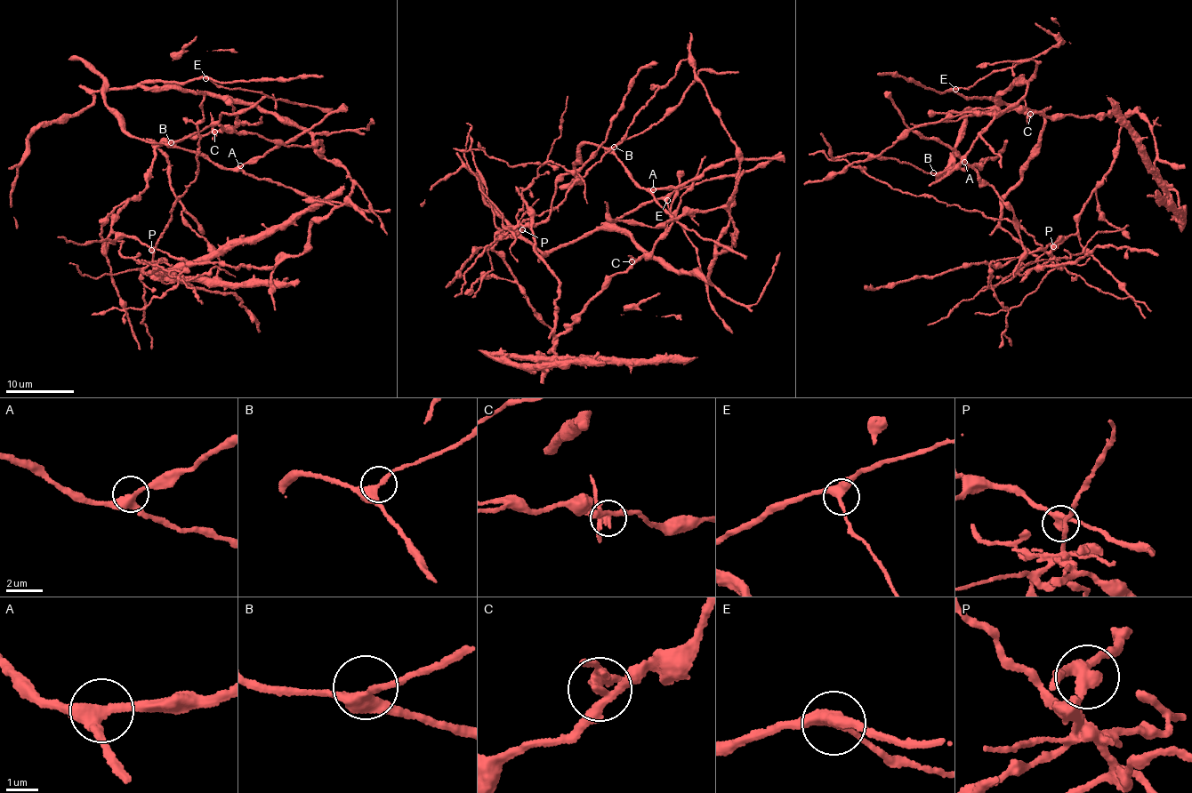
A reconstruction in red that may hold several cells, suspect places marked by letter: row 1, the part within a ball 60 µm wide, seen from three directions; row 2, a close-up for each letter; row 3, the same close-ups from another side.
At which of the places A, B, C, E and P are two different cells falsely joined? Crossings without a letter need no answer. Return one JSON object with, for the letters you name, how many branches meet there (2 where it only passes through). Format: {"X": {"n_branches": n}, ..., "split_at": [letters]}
{"C": {"n_branches": 4}, "P": {"n_branches": 3}, "split_at": ["C", "P"]}

